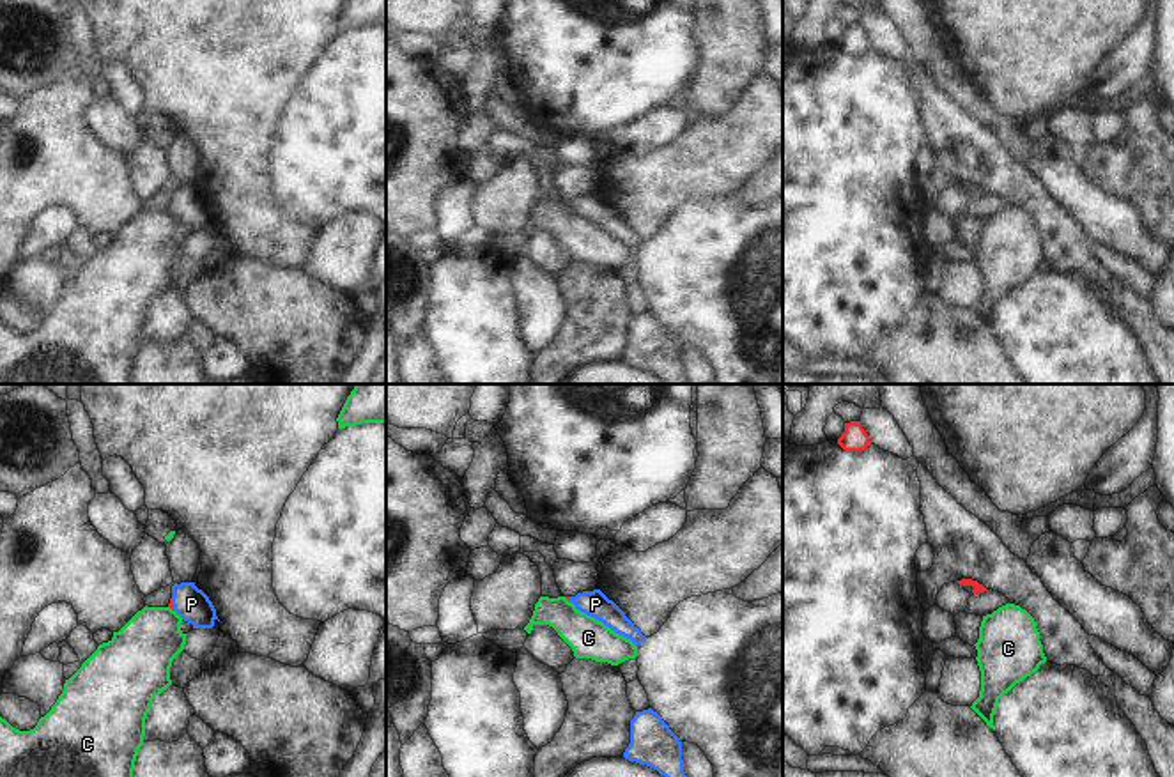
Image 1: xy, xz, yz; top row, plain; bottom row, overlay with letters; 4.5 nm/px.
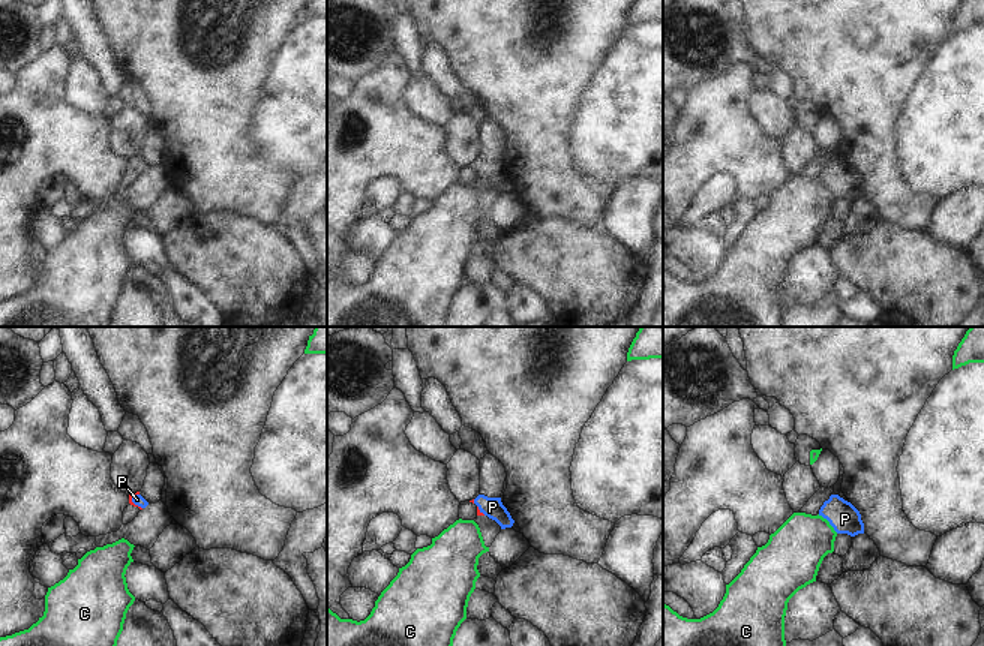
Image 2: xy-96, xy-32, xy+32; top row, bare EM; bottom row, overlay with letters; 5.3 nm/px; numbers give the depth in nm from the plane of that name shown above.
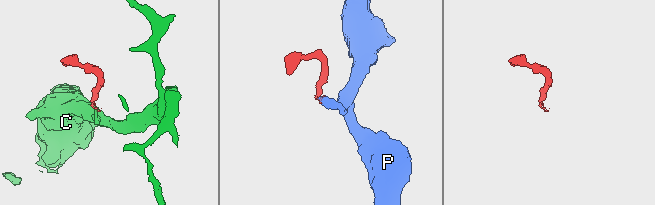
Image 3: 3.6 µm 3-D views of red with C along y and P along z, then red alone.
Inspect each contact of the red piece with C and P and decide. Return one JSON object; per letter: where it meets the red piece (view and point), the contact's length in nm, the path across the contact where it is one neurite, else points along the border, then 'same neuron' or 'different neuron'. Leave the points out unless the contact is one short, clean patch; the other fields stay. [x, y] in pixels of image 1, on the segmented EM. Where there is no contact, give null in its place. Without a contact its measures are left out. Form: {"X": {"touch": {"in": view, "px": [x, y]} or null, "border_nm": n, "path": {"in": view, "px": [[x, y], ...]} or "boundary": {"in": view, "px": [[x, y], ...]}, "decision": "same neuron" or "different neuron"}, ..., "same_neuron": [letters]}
{"C": {"touch": {"in": "xz", "px": [567, 599]}, "border_nm": 40, "boundary": {"in": "xz", "px": [[563, 597], [569, 602]]}, "decision": "different neuron"}, "P": {"touch": {"in": "xy", "px": [170, 600]}, "border_nm": 90, "path": {"in": "xy", "px": [[170, 606], [170, 600], [188, 600], [192, 604]]}, "decision": "same neuron"}, "same_neuron": ["P"]}

